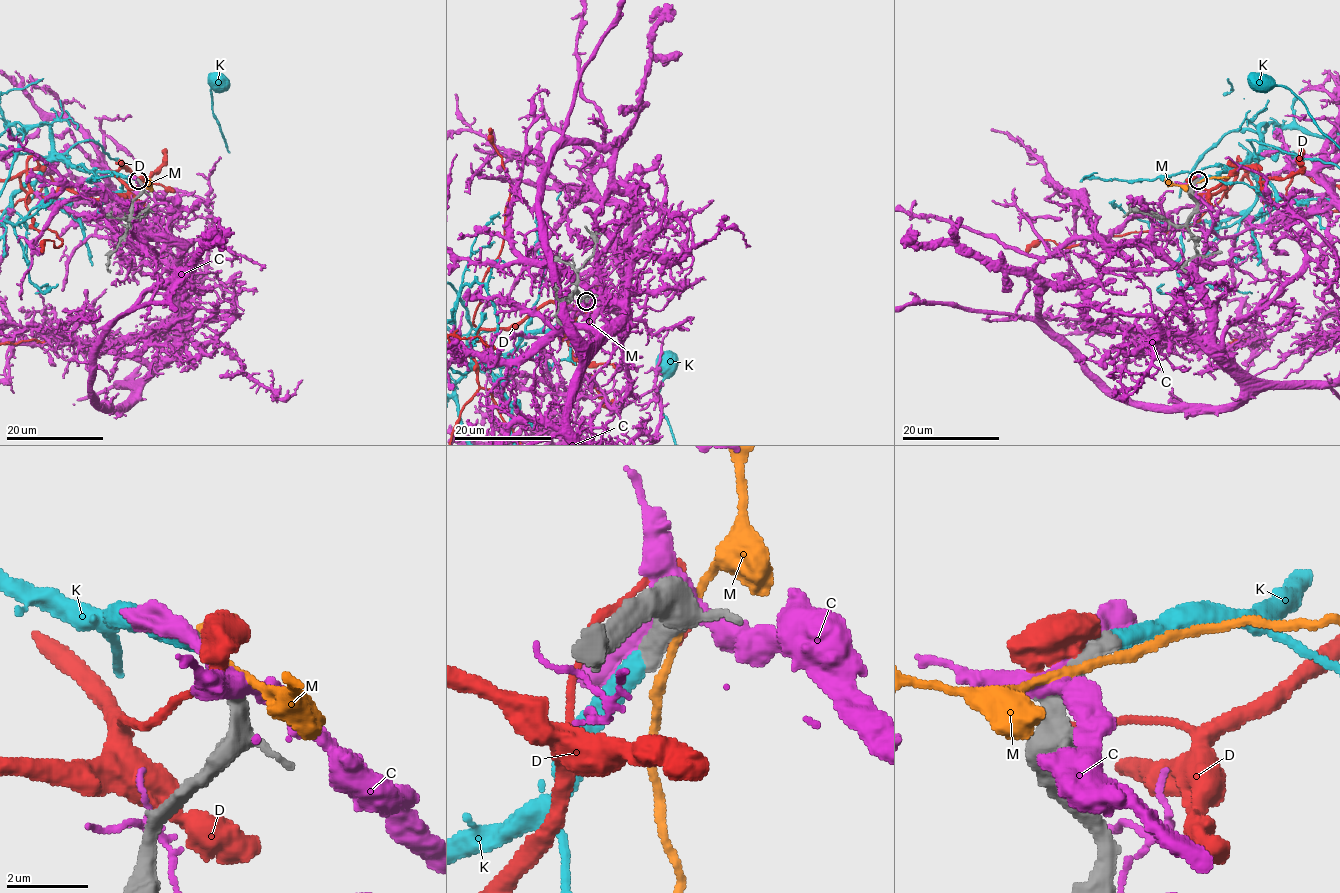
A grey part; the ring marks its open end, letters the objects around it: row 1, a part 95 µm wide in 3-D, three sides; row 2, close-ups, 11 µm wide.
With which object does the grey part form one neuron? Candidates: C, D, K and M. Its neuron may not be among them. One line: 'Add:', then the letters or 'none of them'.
Add: K

